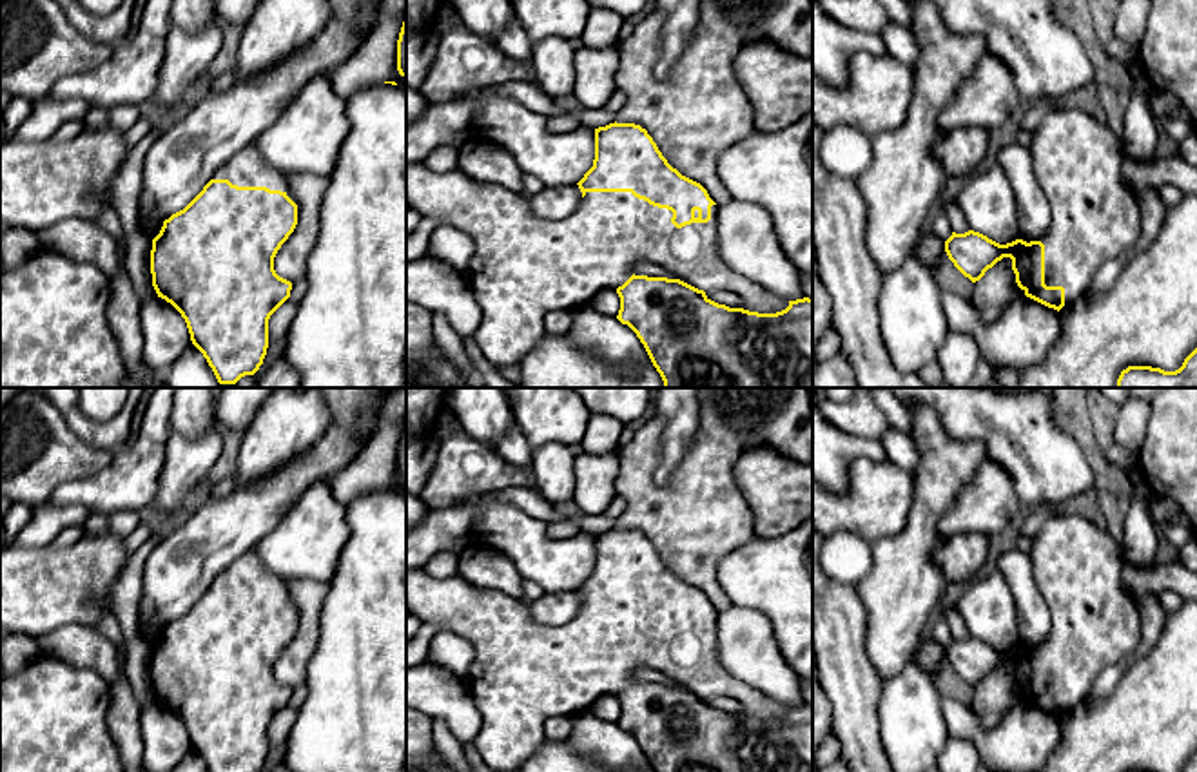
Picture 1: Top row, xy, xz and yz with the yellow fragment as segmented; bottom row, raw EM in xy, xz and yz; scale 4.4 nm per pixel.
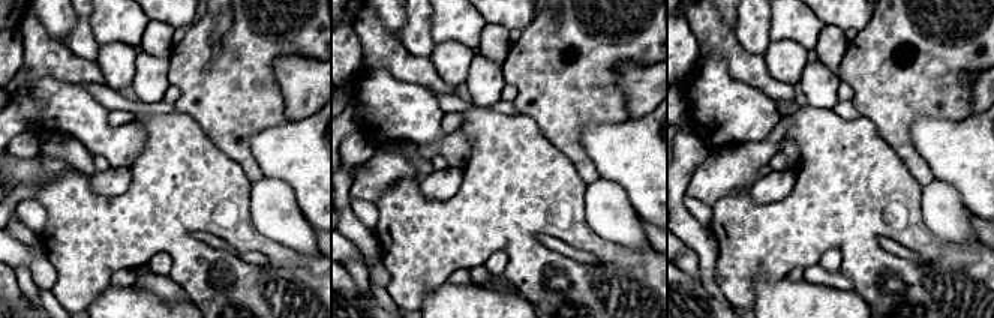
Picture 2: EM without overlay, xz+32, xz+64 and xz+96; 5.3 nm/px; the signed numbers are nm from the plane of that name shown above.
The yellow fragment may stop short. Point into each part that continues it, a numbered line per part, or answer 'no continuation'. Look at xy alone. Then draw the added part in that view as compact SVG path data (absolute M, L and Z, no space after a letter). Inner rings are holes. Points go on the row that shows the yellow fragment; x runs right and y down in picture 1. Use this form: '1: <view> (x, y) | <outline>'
1: xy (245, 169) | M256 145L245 147L232 156L223 167L219 167L212 179L229 179L238 187L267 187L270 190L285 192L292 201L287 174L272 167L256 149Z

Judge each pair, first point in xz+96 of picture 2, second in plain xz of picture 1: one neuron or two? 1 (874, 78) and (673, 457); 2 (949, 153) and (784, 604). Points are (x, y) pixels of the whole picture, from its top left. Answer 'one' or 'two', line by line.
1: two
2: one

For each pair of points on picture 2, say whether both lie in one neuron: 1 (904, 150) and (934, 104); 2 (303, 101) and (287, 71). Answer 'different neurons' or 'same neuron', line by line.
1: same neuron
2: same neuron

